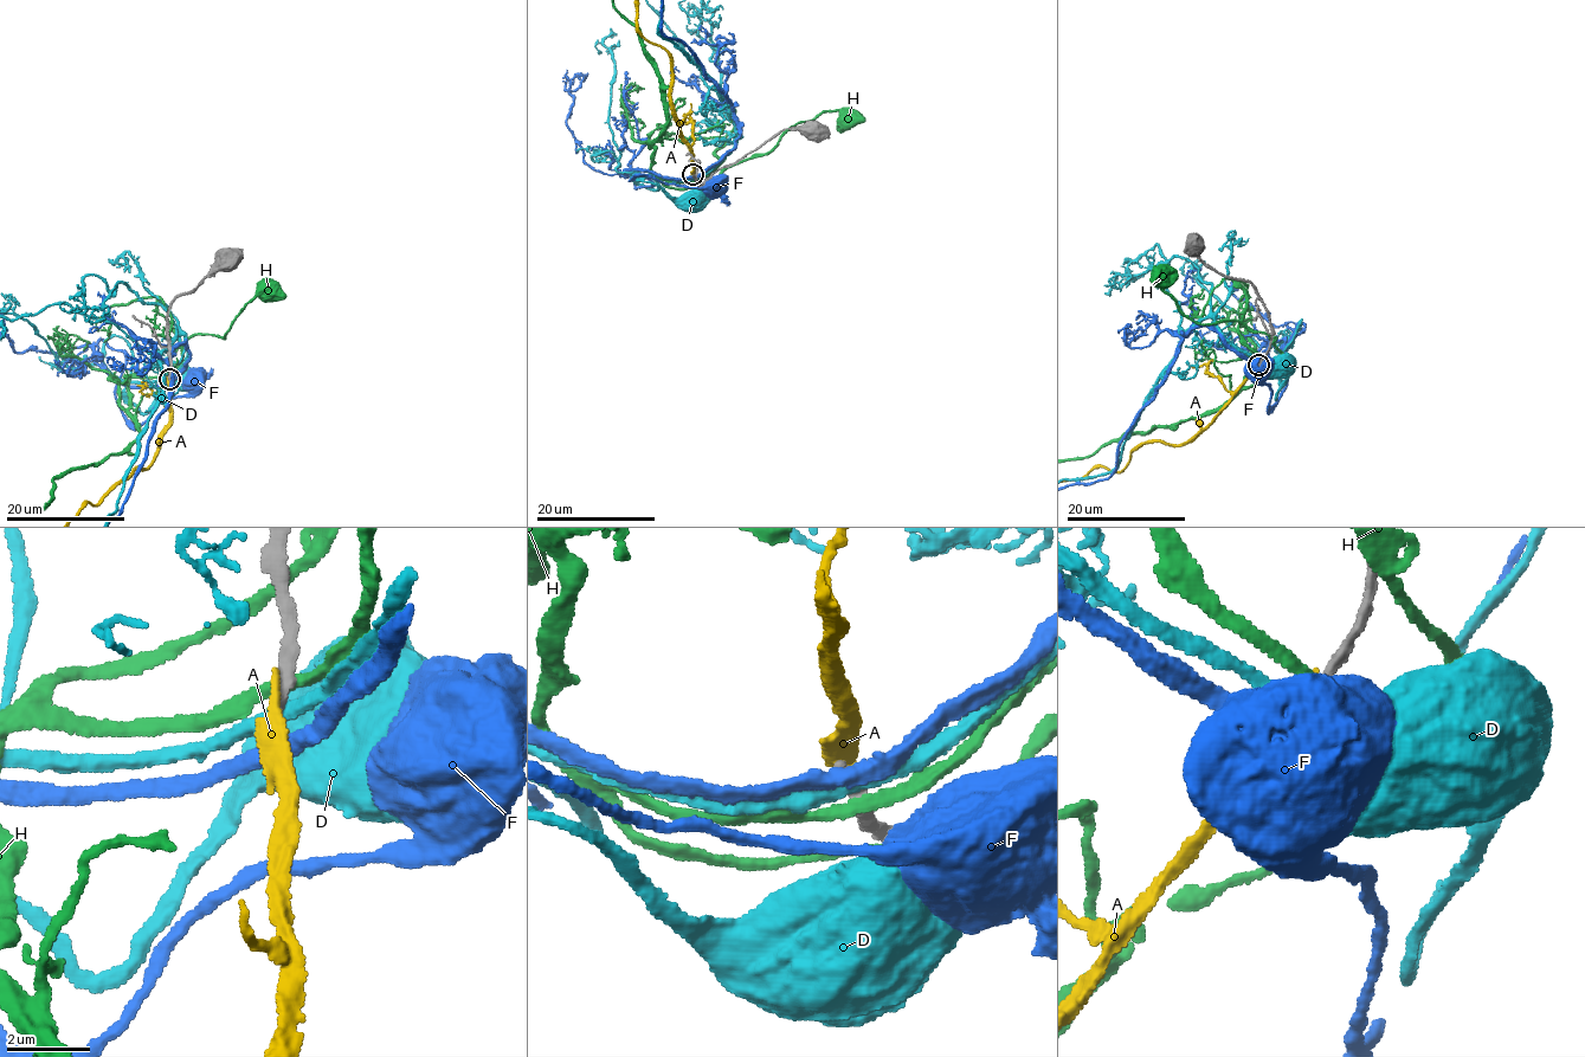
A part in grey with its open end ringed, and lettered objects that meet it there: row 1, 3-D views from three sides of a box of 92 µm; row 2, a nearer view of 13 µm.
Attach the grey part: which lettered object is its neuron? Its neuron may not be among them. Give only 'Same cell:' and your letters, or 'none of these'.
Same cell: none of these

